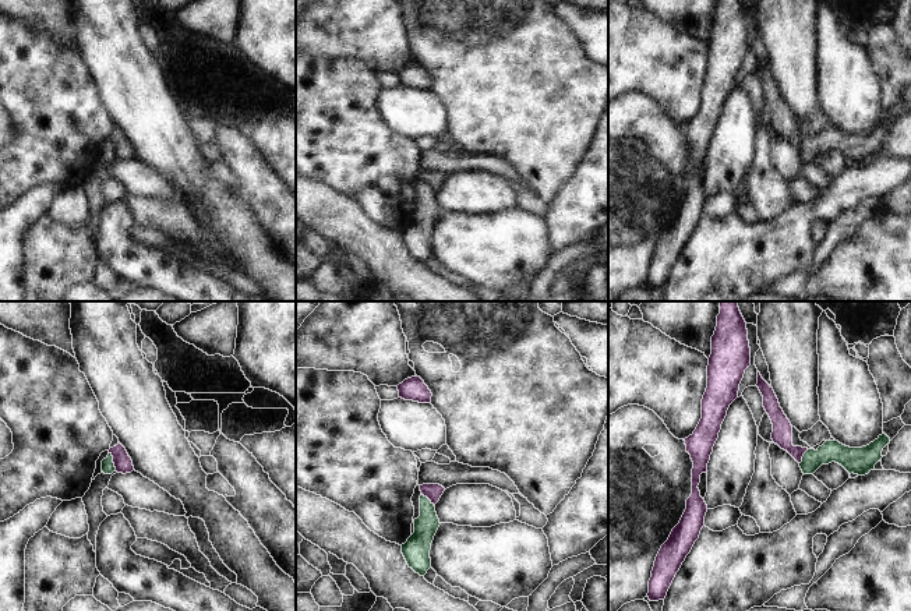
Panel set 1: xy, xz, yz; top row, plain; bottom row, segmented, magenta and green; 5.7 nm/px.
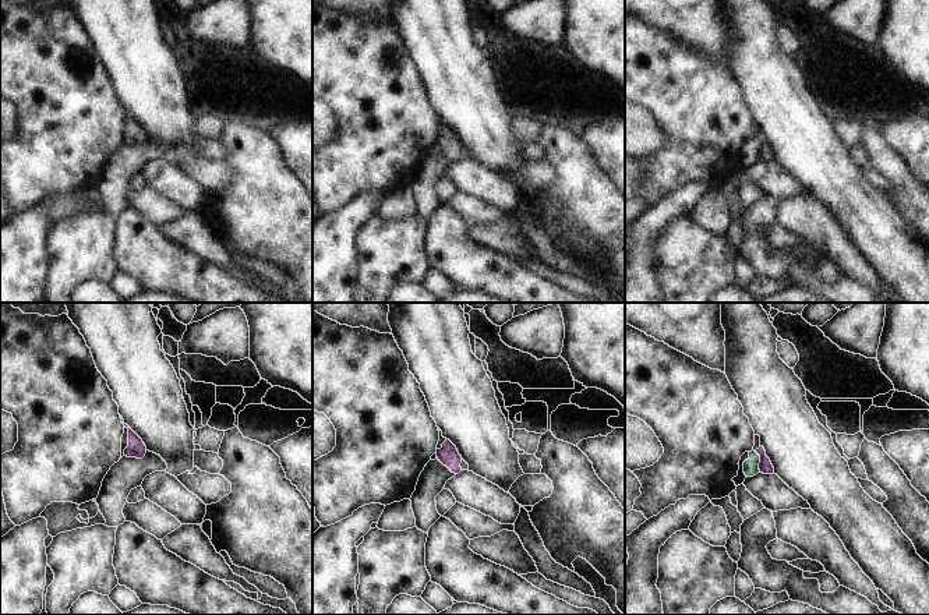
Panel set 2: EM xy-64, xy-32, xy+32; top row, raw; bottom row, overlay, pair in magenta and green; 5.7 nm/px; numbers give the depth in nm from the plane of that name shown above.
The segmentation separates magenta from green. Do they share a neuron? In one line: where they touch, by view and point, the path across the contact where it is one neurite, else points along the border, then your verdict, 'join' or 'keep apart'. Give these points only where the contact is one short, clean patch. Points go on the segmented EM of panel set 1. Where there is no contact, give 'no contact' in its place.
meets magenta in xy at (113, 461); border along xy (109, 452), (116, 469); keep apart

